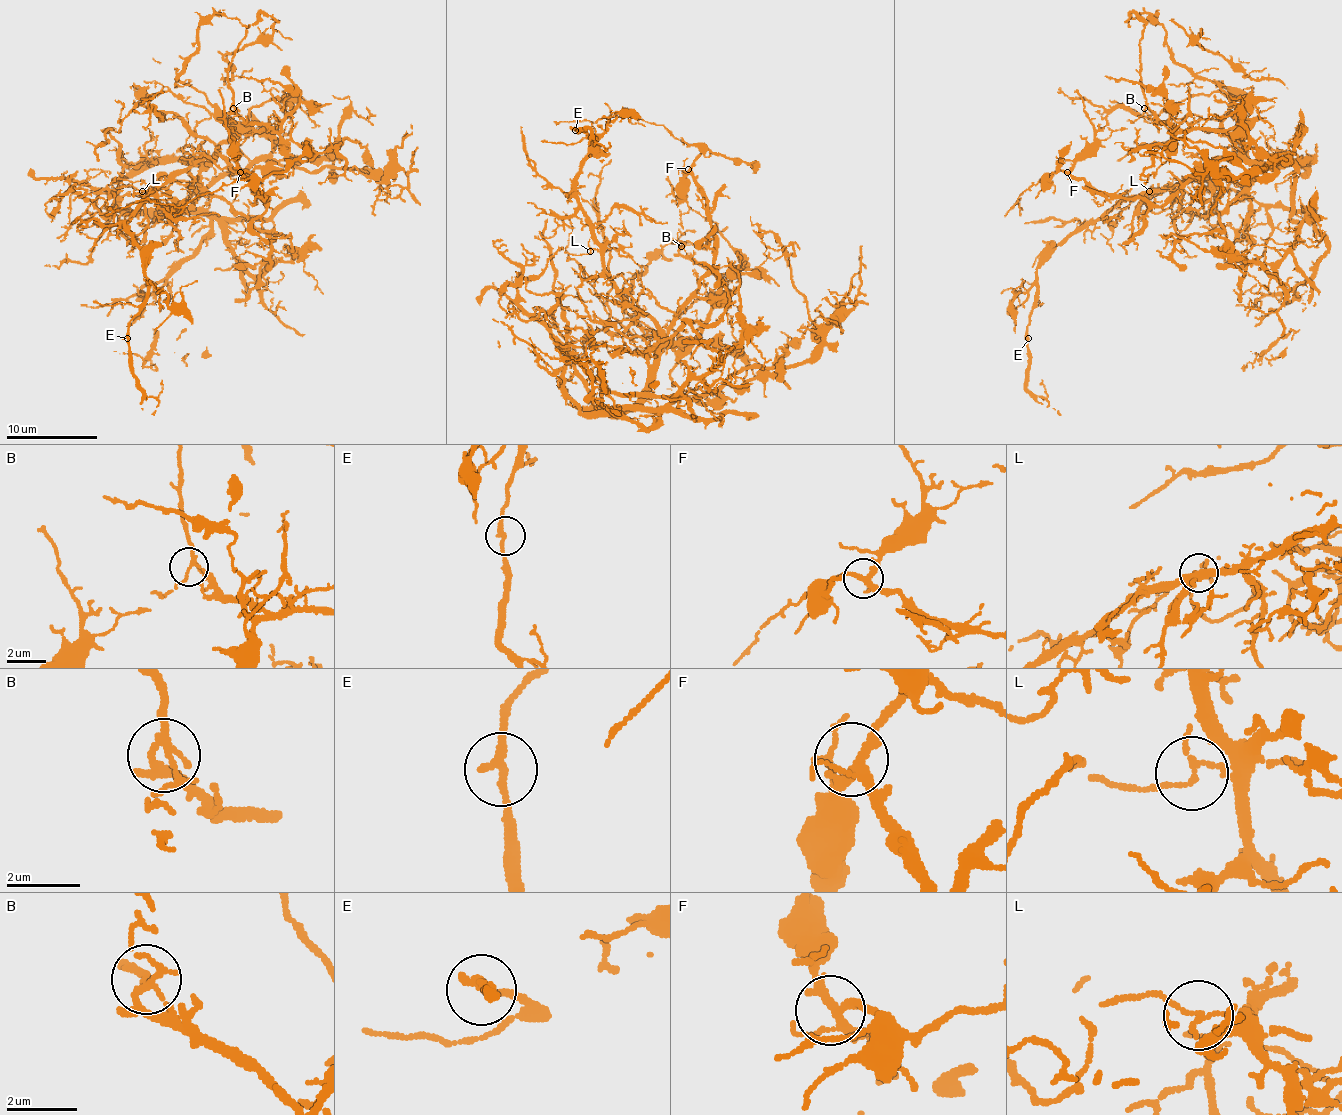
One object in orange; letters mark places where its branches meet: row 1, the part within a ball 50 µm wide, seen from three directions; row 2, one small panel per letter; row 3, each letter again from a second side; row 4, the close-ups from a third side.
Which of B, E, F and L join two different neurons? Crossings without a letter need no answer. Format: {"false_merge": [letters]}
{"false_merge": []}

